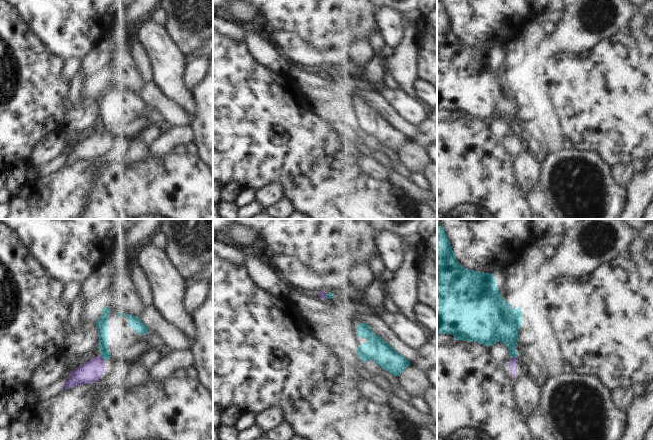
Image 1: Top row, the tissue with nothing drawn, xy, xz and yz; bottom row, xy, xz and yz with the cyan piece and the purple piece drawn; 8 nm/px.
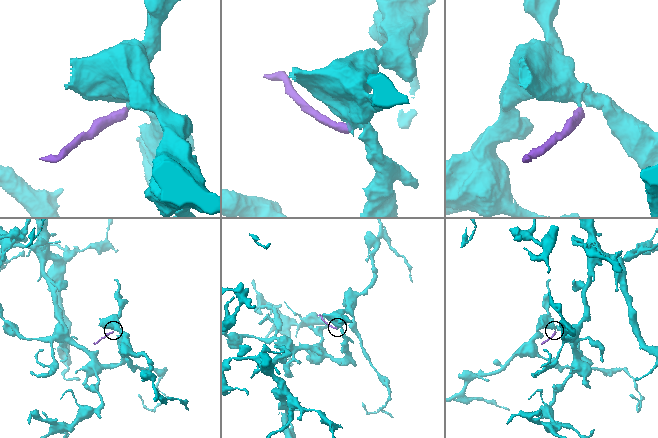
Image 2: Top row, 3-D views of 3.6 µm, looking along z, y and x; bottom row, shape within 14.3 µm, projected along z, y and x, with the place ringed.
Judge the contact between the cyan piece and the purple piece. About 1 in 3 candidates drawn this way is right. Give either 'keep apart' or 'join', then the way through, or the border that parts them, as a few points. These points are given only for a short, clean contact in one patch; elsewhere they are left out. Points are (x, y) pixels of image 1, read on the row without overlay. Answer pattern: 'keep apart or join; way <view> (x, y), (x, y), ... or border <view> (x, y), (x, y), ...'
keep apart; border yz (516, 132), (512, 134)

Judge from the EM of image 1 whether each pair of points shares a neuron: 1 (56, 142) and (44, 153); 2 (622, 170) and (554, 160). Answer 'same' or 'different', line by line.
1: same
2: different

